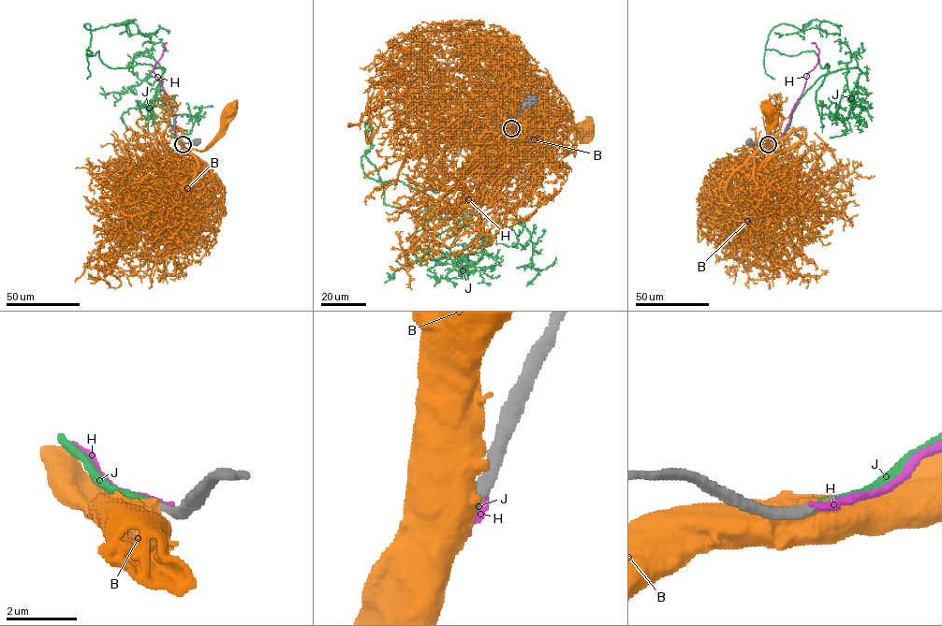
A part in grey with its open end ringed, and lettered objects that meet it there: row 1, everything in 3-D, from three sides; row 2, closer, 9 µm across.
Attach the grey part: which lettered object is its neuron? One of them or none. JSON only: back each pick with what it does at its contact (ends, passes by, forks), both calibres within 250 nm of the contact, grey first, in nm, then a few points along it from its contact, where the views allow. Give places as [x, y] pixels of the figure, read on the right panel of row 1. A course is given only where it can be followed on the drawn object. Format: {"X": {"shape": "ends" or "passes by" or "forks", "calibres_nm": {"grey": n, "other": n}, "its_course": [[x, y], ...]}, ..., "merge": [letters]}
{"J": {"shape": "ends", "calibres_nm": {"grey": 320, "other": 240}, "its_course": [[768, 144], [829, 67], [813, 50], [766, 50], [768, 36], [813, 20], [840, 30], [804, 34]]}, "merge": ["J"]}

